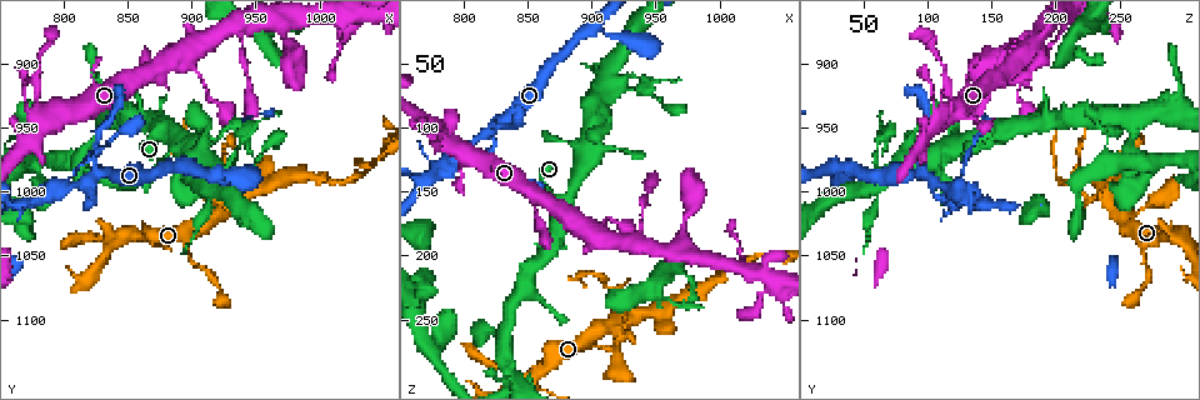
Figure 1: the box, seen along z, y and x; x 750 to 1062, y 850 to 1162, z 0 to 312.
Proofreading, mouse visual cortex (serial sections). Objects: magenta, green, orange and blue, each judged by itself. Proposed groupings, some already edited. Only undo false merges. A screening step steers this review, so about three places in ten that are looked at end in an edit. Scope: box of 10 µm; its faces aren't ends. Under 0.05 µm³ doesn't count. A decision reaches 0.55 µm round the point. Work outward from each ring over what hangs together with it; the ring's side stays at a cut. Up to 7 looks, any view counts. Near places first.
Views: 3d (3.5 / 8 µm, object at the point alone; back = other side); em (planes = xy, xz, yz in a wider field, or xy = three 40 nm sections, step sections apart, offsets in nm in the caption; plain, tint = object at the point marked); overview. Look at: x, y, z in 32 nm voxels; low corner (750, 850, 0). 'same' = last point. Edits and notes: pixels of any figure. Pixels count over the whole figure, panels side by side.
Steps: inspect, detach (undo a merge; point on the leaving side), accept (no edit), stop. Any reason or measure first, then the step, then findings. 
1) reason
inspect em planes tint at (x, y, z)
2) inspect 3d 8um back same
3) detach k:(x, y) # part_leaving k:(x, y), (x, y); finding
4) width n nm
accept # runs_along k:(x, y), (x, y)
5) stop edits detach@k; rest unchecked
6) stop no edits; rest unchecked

thick turns thin
inspect 3d 3.5um at (922, 1004, 230)

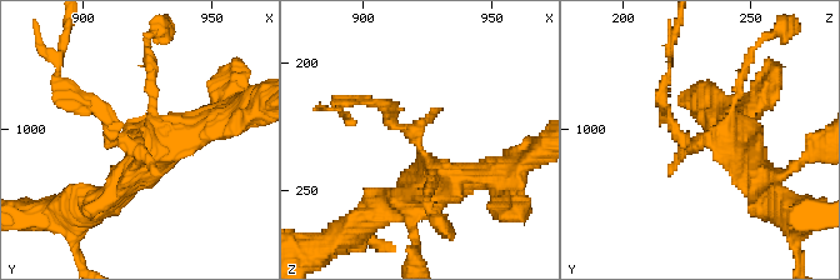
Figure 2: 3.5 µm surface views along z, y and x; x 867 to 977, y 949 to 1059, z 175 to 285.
inspect em xy step 3 tint at (920, 1003, 231)

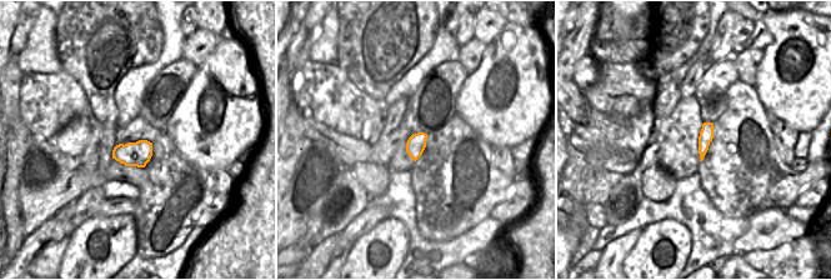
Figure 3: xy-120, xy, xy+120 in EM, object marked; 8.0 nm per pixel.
width 150 nm
detach 2:(103, 115) # border 3:(124, 145), (119, 150), (116, 160); a second cell is stuck on

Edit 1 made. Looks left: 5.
see it whole again
inspect overview

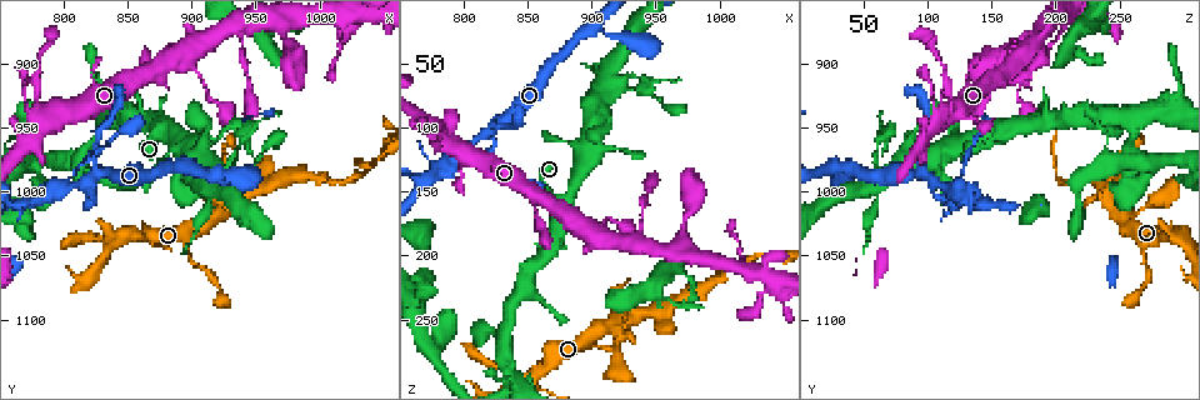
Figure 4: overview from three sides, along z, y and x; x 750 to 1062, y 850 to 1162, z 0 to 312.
sudden change in width
inspect 3d 3.5um at (996, 988, 218)

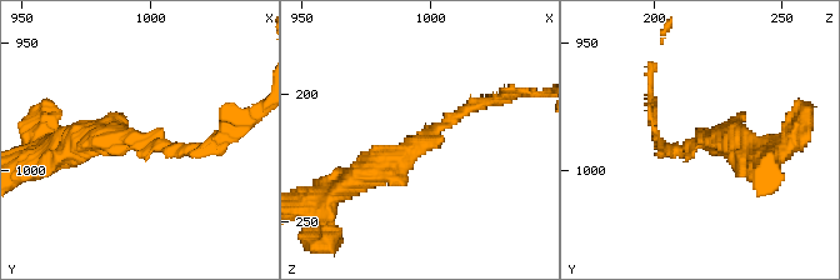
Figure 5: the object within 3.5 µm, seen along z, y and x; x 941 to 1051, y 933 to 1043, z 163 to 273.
arm_widths 150, 350 nm; need the tissue
inspect em xy step 2 tint at (999, 988, 219)

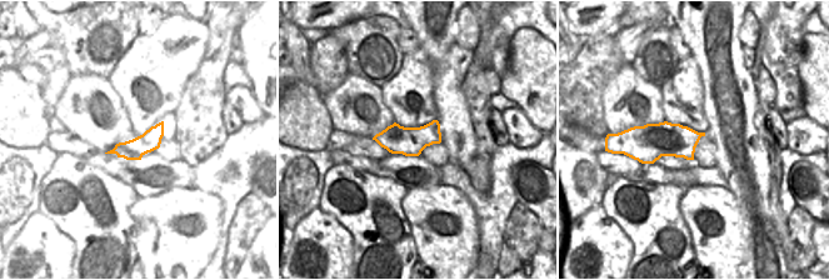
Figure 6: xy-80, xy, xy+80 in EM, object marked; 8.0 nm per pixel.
accept # runs_along 5:(353, 178), (498, 98); continuous, no second cell

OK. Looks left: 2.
two arms at a narrow angle
inspect 3d 3.5um at (914, 994, 60)

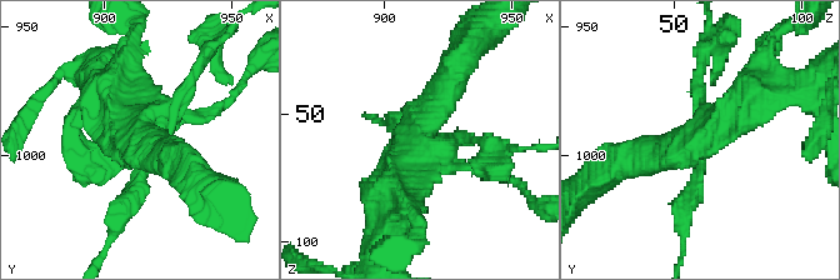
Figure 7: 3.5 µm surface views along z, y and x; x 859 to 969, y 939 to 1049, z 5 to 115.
inspect em xy step 1 tint at (913, 994, 58)

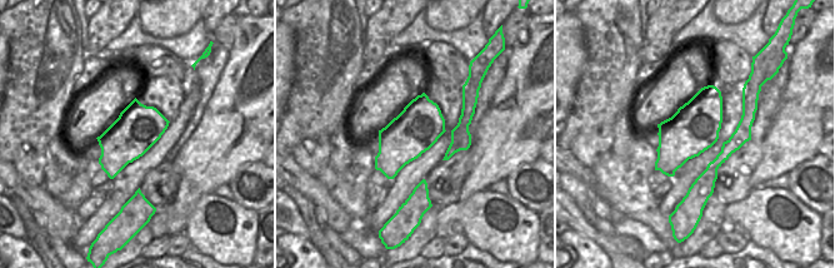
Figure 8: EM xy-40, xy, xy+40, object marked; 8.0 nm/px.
detach 7:(133, 190) # a second cell is stuck on

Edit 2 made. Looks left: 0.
stop edits detach@2, detach@7; rest unchecked

